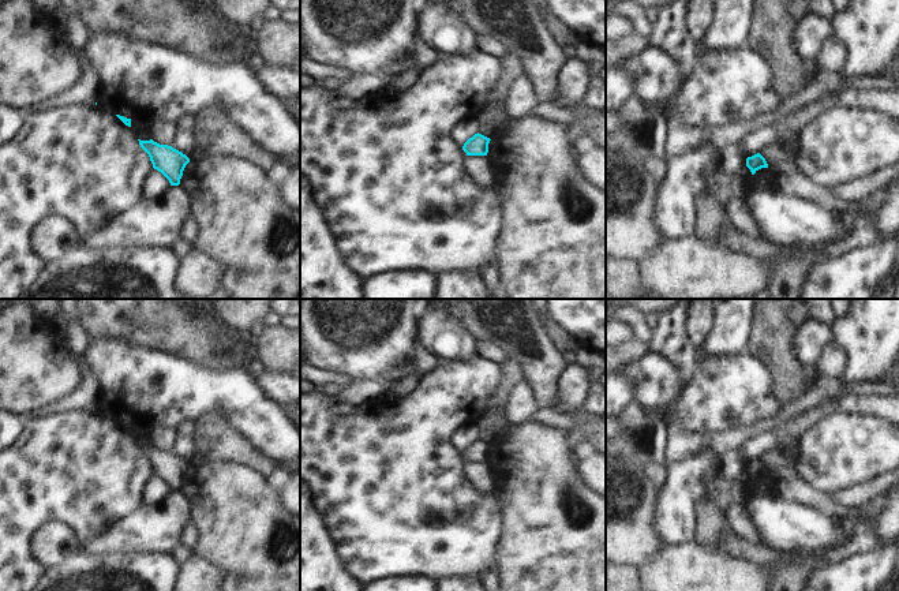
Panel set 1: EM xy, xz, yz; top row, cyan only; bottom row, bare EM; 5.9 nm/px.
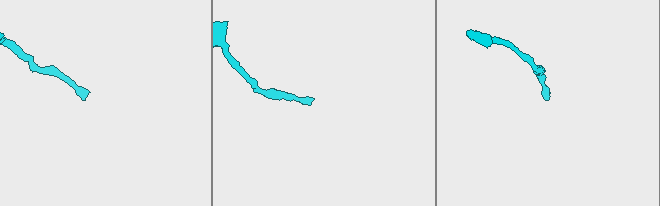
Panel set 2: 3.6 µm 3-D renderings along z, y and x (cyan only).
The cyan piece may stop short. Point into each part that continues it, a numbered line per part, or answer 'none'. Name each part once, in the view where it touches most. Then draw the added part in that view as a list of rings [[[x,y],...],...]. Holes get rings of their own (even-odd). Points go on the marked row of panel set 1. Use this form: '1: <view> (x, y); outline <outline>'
none

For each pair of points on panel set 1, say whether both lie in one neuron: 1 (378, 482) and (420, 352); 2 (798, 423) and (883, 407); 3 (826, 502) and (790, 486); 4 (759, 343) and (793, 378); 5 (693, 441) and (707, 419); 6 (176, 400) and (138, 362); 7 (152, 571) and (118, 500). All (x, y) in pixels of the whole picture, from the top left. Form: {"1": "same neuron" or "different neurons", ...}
{"1": "different neurons", "2": "same neuron", "3": "same neuron", "4": "same neuron", "5": "different neurons", "6": "same neuron", "7": "different neurons"}

